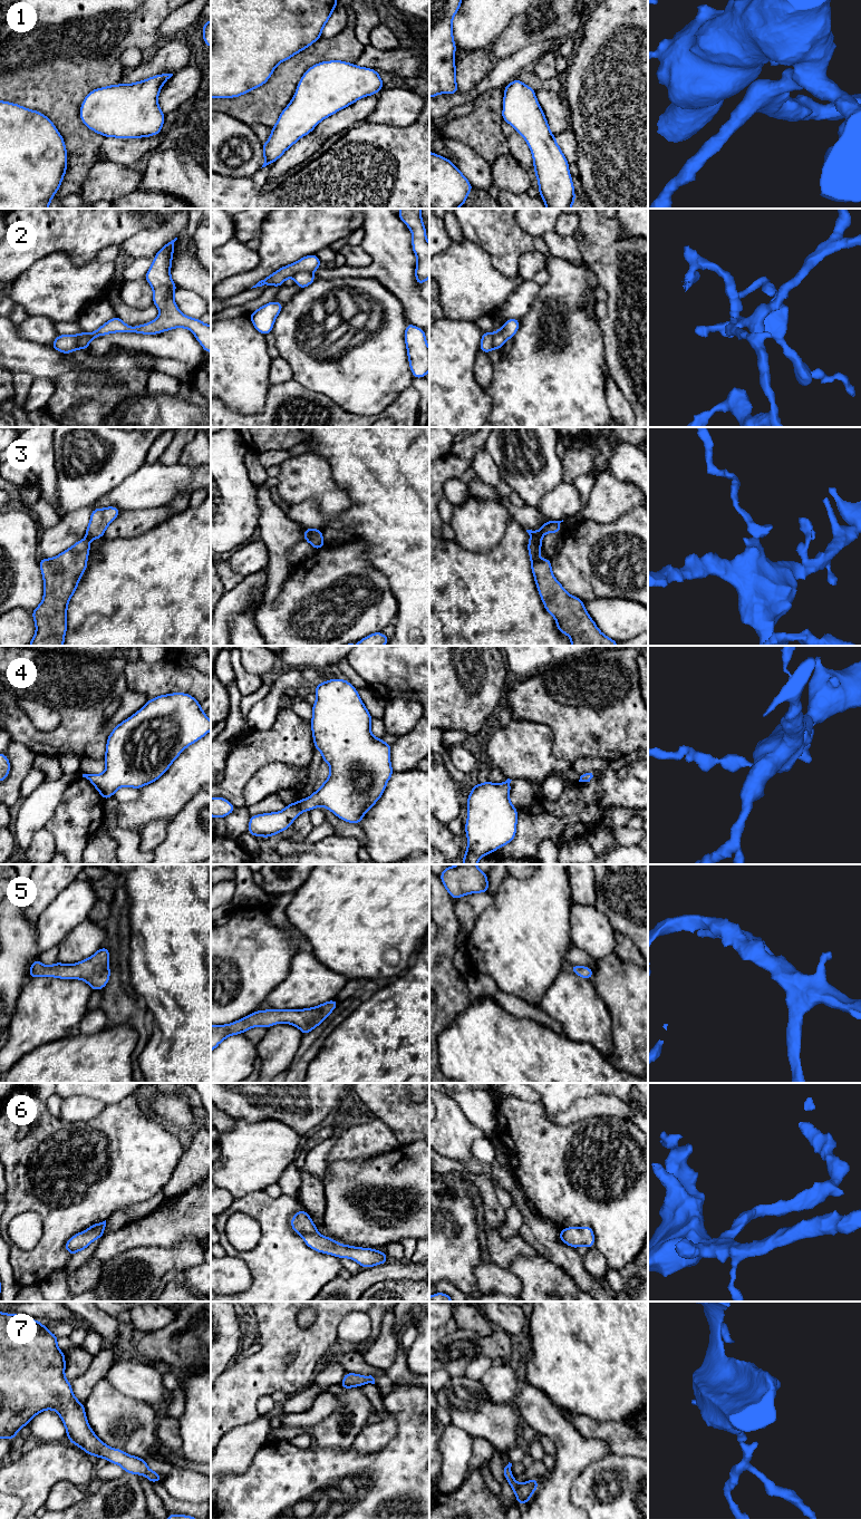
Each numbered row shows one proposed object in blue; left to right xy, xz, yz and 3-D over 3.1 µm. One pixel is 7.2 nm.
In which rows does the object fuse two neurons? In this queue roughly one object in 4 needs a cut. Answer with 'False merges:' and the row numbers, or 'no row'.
False merges: 2, 3

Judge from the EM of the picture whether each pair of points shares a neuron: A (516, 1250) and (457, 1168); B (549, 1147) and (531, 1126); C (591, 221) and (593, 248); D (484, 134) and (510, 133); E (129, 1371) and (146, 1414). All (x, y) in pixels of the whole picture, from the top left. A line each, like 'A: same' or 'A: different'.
A: same
B: same
C: same
D: different
E: different

